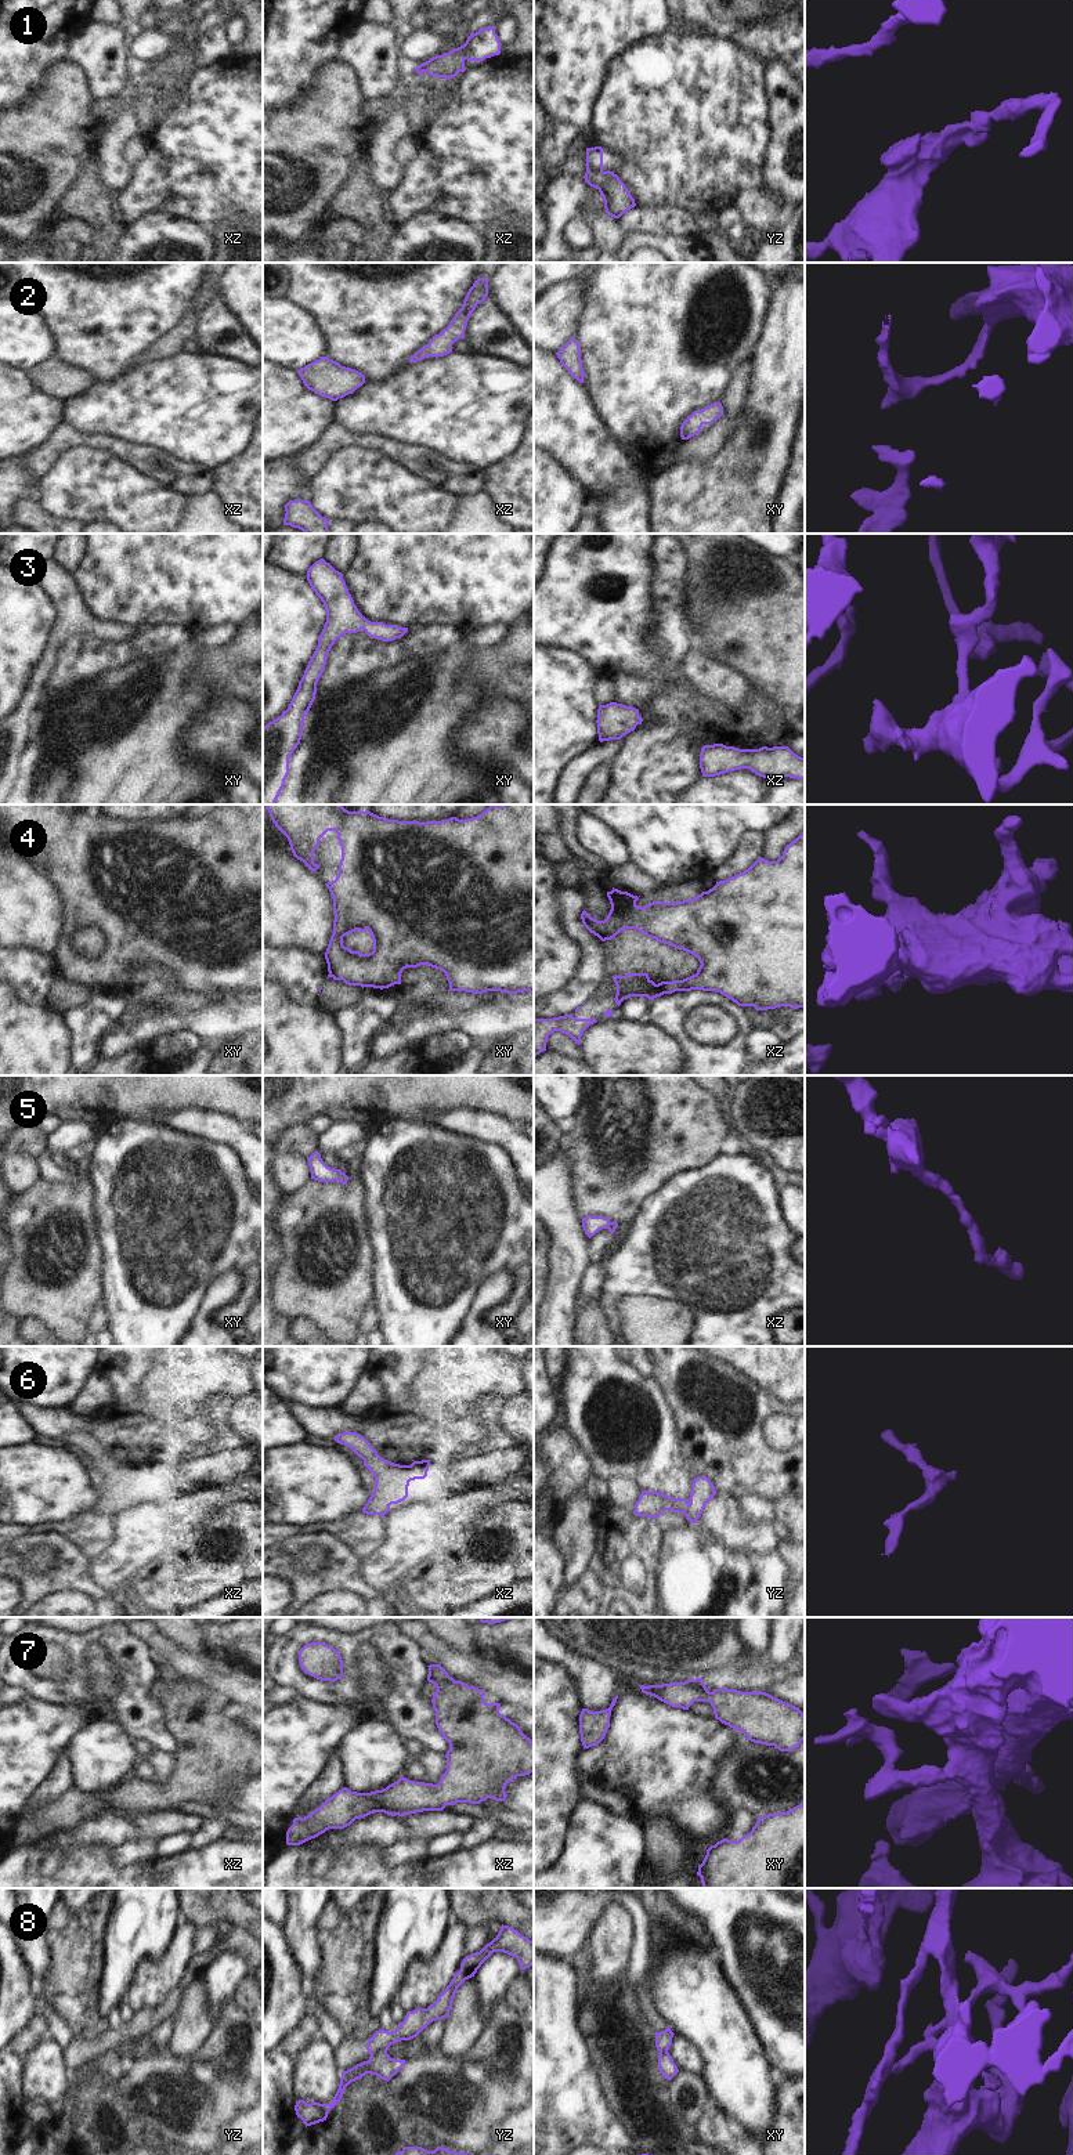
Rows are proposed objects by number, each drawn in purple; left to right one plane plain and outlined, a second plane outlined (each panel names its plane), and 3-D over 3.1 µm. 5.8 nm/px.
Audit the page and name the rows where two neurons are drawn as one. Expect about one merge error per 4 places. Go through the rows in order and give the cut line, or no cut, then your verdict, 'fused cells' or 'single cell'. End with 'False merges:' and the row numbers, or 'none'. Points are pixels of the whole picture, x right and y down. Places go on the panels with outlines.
1: cut xz (463, 44), (465, 58); fused cells
2: cut none; single cell
3: cut none; single cell
4: cut xz (616, 994), (622, 1000); fused cells
5: cut none; single cell
6: cut none; single cell
7: cut none; single cell
8: cut yz (386, 2052), (378, 2052), (371, 2056); fused cells
False merges: 1, 4, 8

